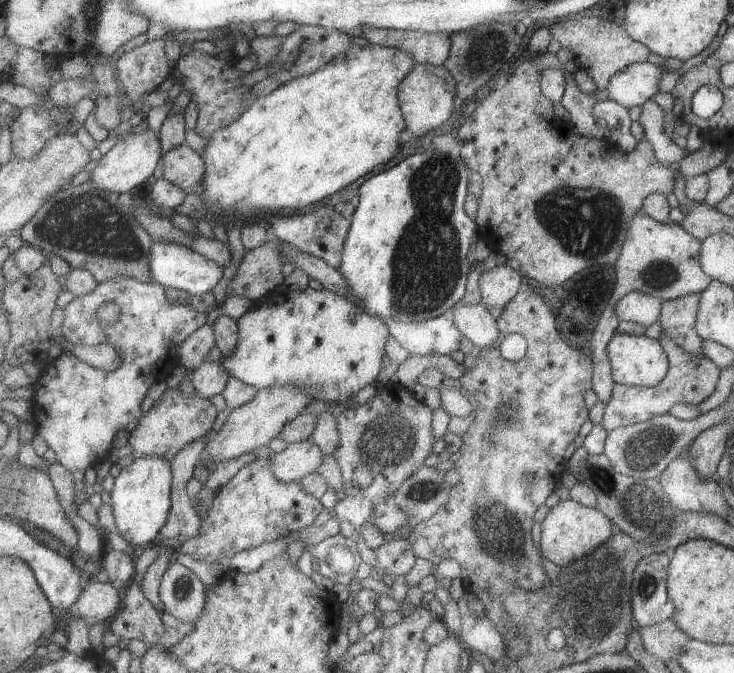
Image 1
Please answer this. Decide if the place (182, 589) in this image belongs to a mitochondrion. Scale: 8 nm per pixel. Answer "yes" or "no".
yes

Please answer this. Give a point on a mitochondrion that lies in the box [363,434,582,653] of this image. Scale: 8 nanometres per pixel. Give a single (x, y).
(418, 495)

